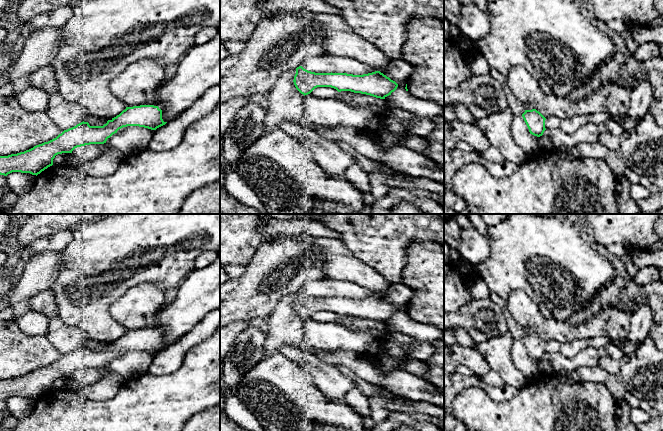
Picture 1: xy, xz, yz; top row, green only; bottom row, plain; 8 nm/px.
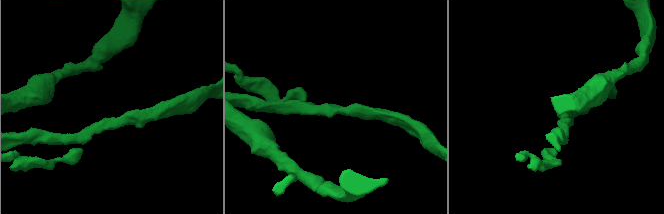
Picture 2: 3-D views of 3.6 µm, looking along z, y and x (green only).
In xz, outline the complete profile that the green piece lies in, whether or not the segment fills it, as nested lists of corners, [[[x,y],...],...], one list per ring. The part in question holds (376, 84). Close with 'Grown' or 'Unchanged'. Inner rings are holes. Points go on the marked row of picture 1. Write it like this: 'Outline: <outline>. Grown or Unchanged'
Outline: [[[302,66],[296,68],[293,82],[296,89],[304,96],[310,94],[317,87],[331,87],[338,92],[351,91],[385,99],[398,87],[395,81],[380,71],[363,75],[315,73]]]. Unchanged

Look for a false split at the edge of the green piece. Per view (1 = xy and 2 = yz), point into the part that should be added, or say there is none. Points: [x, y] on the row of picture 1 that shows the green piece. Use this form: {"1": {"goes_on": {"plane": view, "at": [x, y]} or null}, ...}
{"1": {"goes_on": null}, "2": {"goes_on": null}}

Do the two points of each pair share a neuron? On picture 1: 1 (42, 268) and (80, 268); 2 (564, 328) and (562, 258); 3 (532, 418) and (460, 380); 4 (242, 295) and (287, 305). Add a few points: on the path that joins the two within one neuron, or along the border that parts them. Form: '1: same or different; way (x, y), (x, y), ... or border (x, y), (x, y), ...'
1: different; border (61, 251), (61, 267), (54, 283), (50, 287)
2: different; border (553, 317), (559, 321), (566, 321)
3: different; border (478, 385), (464, 388), (454, 399)
4: different; border (295, 291), (286, 294), (268, 315)

